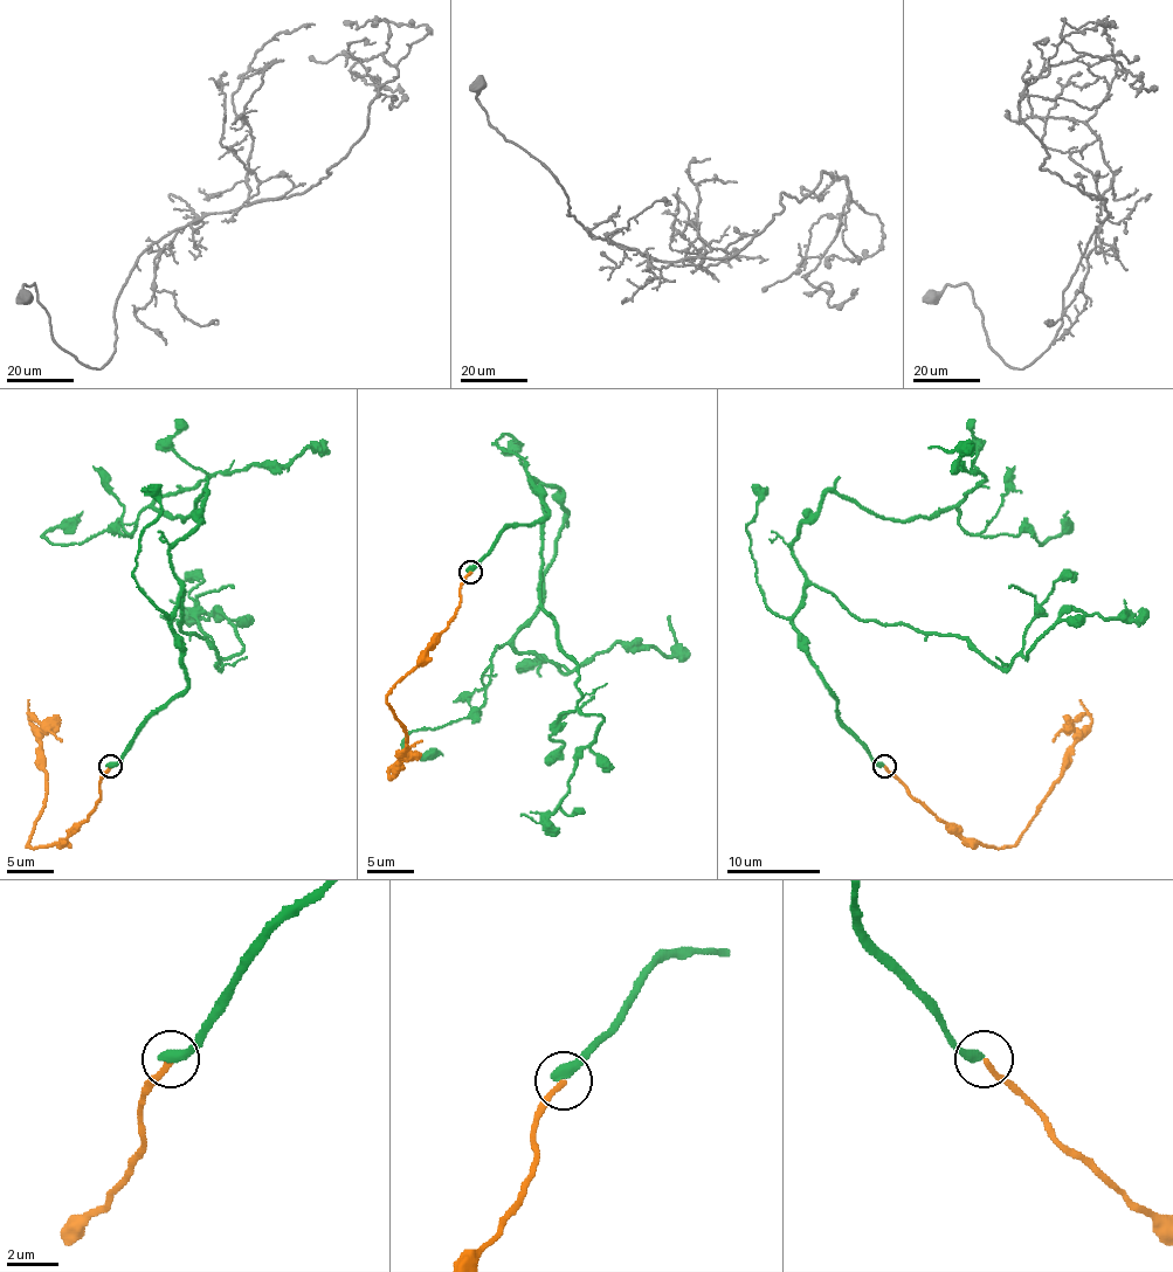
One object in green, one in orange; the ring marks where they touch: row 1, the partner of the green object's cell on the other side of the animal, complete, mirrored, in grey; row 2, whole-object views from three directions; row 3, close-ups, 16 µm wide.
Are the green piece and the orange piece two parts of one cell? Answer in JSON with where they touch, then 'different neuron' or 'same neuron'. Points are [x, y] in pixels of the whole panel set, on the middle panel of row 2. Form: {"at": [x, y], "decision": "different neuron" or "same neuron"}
{"at": [470, 572], "decision": "different neuron"}

